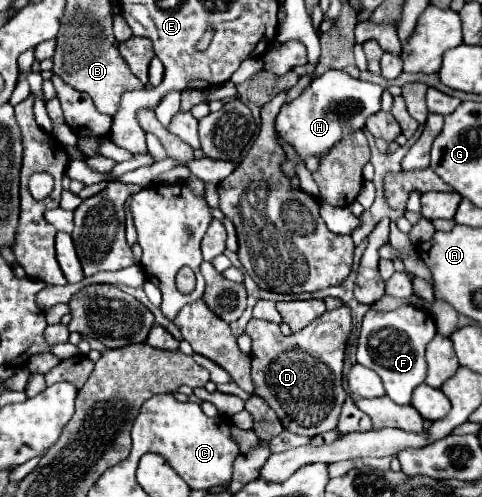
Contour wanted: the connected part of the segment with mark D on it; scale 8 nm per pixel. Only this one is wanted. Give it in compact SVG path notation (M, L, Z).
M342 305L336 311L326 311L302 331L290 333L290 337L284 337L276 323L250 319L246 335L252 339L250 357L254 393L264 397L290 433L314 437L336 429L346 399L342 389L342 365L350 329L352 317L348 305Z

